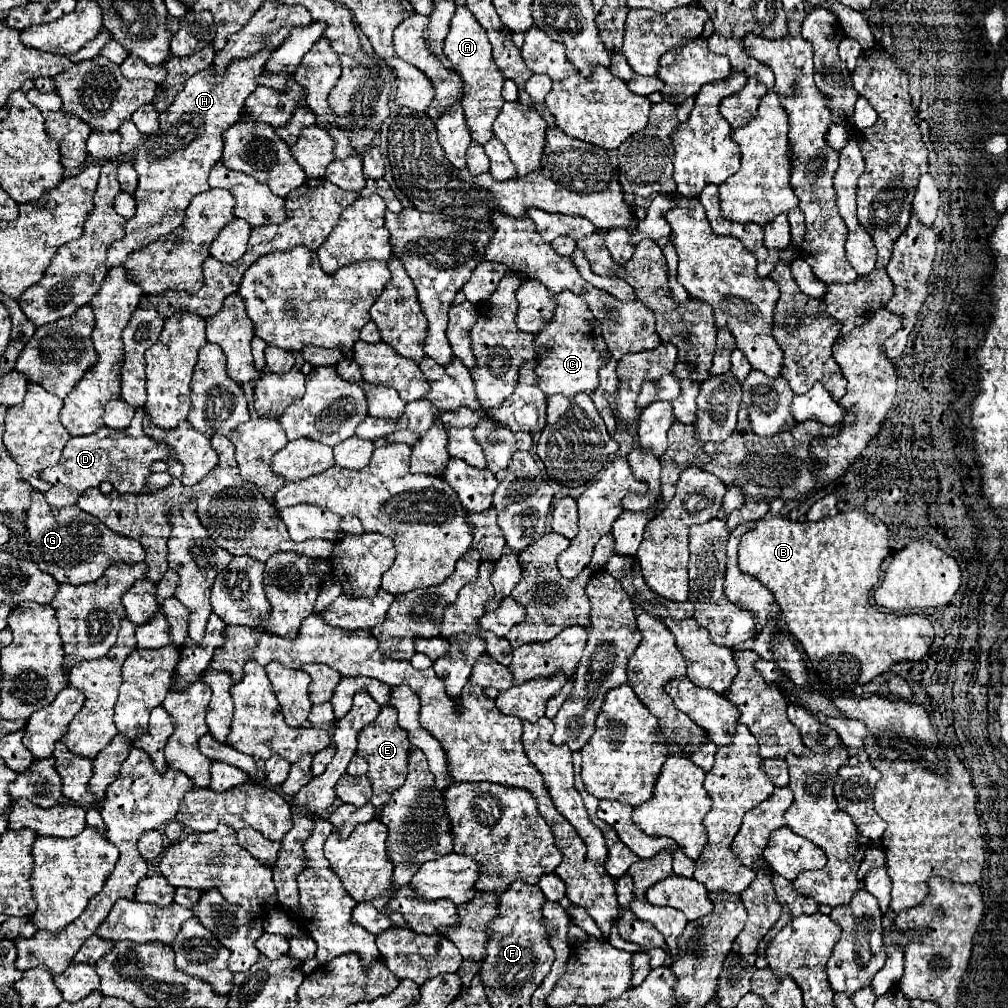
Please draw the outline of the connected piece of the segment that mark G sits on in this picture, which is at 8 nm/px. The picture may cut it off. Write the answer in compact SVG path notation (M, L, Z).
M34 492L32 504L26 518L28 528L28 548L36 566L52 574L60 584L88 584L102 576L106 566L122 560L122 562L142 562L144 548L132 538L124 538L110 528L106 528L98 518L80 510L76 504L68 508L54 508L44 500L44 494Z

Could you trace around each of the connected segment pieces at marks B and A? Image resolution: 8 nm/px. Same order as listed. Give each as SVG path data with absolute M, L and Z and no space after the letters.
M840 512L817 522L792 522L786 516L764 516L754 530L740 540L740 570L772 590L788 630L806 650L816 674L830 692L848 694L858 684L868 684L892 664L920 660L930 650L934 630L928 618L918 614L896 616L870 604L870 590L880 578L882 562L888 556L888 530L880 520L860 516L860 512Z
M466 6L456 8L456 14L454 14L452 24L450 24L450 32L444 40L444 56L460 72L460 78L464 82L462 108L466 114L466 124L470 126L470 132L472 132L472 140L486 144L494 136L492 124L494 124L494 120L500 114L502 104L504 104L500 90L502 90L502 84L506 78L504 78L504 74L500 74L498 66L492 60L492 46L488 42L486 30L478 24L474 14Z

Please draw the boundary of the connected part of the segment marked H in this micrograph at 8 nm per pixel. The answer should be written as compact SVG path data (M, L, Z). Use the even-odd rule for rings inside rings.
M262 50L258 54L252 54L250 58L230 62L230 66L226 66L226 74L214 74L212 68L206 68L190 76L184 84L184 90L176 94L170 108L160 114L158 134L144 136L140 148L136 150L136 214L126 220L124 238L110 244L106 256L108 270L114 266L122 266L128 254L176 230L186 218L190 200L210 188L208 172L222 158L222 132L240 120L244 100L256 88L254 80L258 74L262 74L262 68L268 62L270 54L270 50Z

